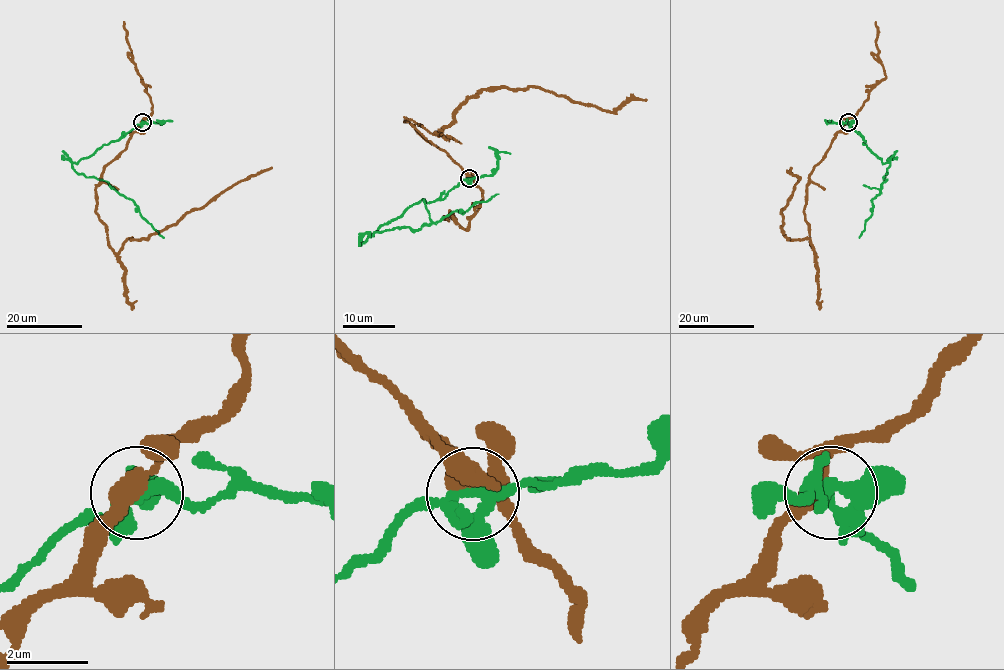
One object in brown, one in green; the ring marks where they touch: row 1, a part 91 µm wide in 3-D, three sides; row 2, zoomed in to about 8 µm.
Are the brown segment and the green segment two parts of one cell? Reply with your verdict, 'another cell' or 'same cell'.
another cell

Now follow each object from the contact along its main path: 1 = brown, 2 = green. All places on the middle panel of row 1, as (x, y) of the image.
1: (469, 178), (406, 118), (434, 134), (484, 89), (536, 87), (606, 112), (646, 99)
2: (469, 178), (443, 199), (415, 203), (372, 235), (395, 227), (419, 230), (498, 193)

